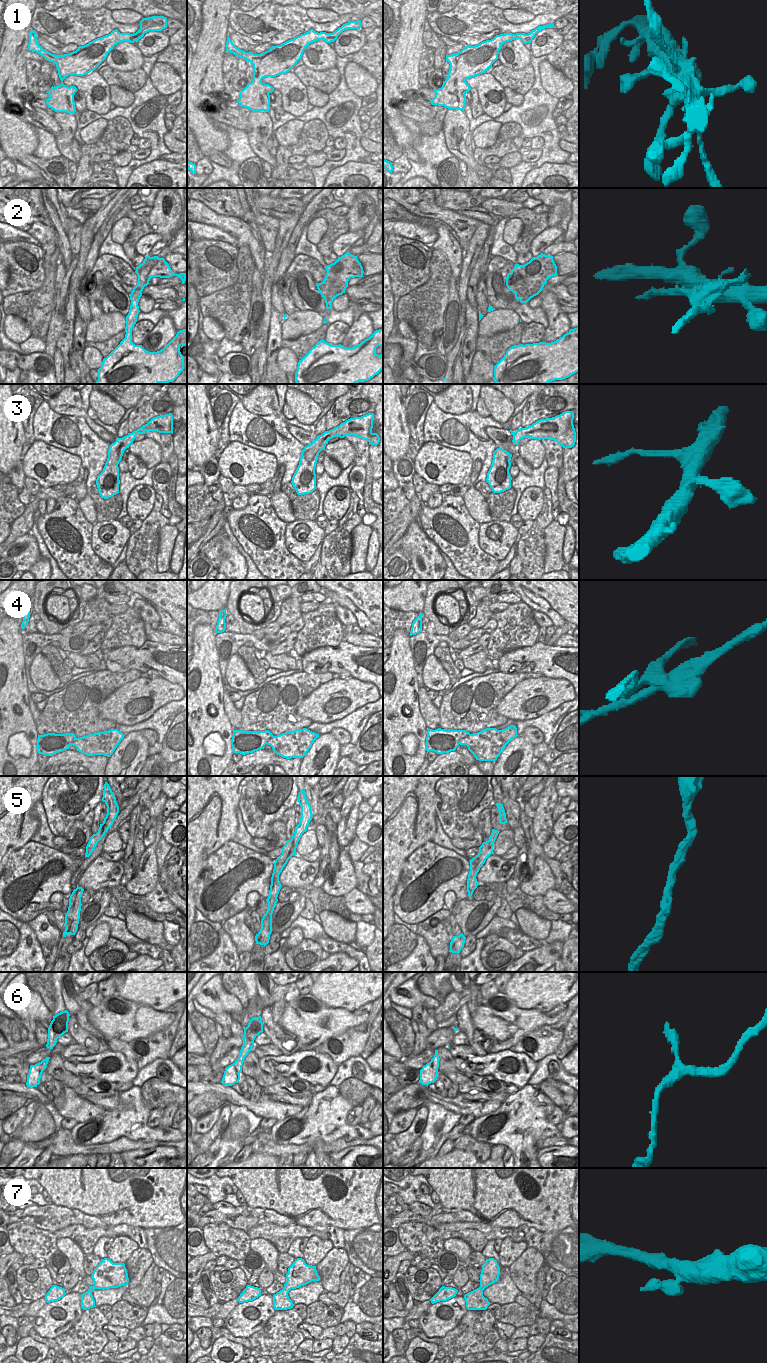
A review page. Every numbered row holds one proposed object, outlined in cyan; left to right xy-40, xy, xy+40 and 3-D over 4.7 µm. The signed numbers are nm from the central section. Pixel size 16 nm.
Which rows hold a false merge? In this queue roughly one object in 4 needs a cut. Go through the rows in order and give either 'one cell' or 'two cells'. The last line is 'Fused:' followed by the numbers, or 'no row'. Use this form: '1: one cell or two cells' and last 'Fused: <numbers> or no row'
1: one cell
2: two cells
3: one cell
4: two cells
5: one cell
6: one cell
7: one cell
Fused: 2, 4

